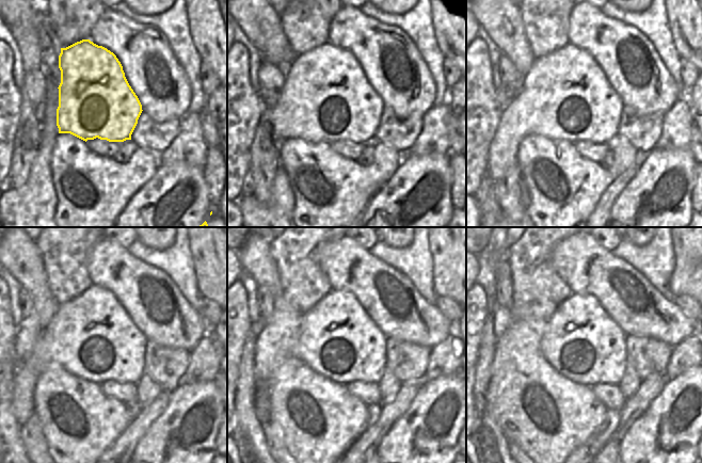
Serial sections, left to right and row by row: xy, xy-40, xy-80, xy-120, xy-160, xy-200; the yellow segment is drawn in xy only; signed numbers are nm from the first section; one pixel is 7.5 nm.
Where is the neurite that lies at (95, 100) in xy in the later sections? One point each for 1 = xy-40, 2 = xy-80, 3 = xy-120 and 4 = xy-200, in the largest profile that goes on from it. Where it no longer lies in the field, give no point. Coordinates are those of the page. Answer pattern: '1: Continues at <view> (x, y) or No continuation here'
1: Continues at xy-40 (331, 100)
2: Continues at xy-80 (570, 97)
3: Continues at xy-120 (93, 337)
4: Continues at xy-200 (581, 341).

